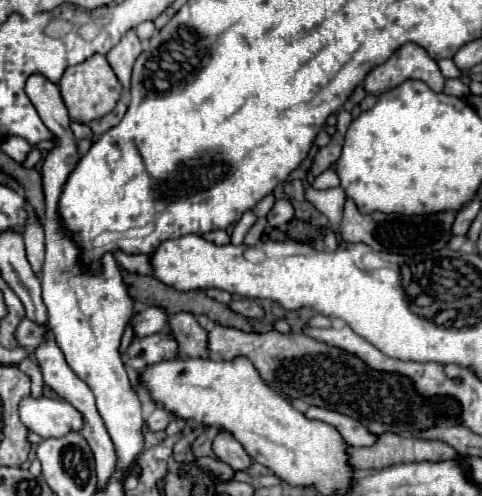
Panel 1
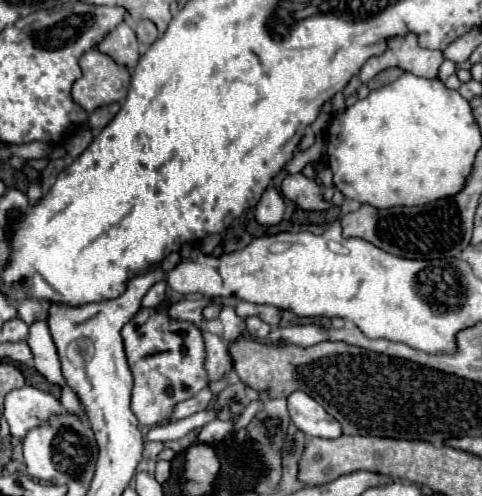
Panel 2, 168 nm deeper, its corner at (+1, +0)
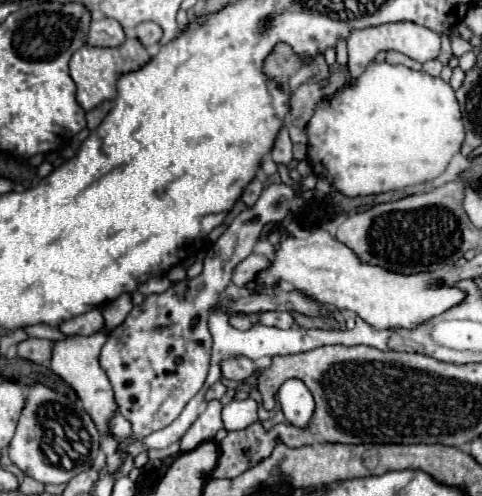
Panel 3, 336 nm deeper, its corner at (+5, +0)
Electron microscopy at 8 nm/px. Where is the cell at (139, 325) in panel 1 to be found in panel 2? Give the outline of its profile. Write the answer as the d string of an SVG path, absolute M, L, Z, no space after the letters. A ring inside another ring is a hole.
M196 296L196 298L184 298L176 304L170 306L170 316L172 318L178 318L178 320L188 320L188 322L194 322L194 324L202 324L204 322L204 316L202 316L202 310L210 304L210 298L206 296Z

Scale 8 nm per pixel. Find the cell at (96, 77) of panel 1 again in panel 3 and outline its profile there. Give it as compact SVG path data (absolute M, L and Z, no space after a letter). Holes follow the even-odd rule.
M130 36L122 46L118 48L94 48L94 46L82 46L76 50L70 58L70 76L76 82L76 100L78 104L88 112L94 106L102 104L104 100L114 100L118 90L116 82L120 78L120 72L132 72L144 66L150 60L148 52L142 48L142 44Z

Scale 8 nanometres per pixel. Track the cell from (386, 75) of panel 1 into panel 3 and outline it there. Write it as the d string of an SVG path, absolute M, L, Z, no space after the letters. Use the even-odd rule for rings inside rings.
M396 22L396 24L382 24L376 28L364 28L356 30L348 38L348 70L350 78L358 78L362 70L380 54L380 52L400 52L408 58L424 64L428 60L438 58L440 54L440 36L424 26L418 26L414 22Z

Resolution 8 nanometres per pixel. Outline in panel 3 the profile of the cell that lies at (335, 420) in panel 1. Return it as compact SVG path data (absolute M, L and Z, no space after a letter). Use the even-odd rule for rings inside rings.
M286 380L278 390L278 400L290 424L308 428L314 416L314 398L302 380Z

